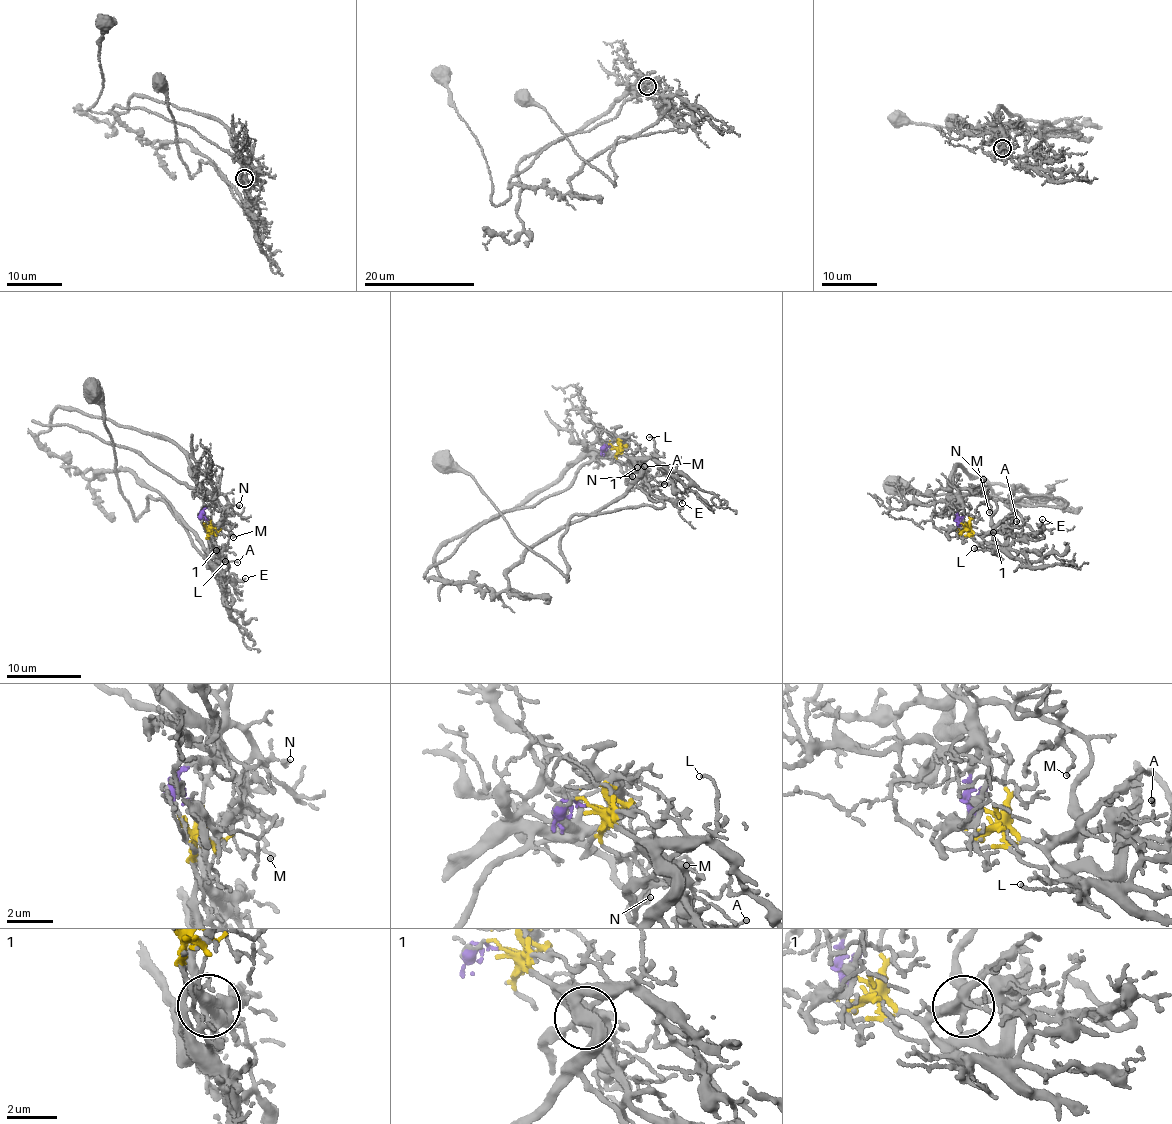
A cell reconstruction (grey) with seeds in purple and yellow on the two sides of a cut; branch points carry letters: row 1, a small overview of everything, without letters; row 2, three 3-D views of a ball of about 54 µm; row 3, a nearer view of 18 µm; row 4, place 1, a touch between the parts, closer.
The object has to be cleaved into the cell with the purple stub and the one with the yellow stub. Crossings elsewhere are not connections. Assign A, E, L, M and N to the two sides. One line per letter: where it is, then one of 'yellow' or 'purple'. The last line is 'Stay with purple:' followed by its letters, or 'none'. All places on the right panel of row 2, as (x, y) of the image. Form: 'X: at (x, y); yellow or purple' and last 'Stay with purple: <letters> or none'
A: at (1016, 521); yellow
E: at (1042, 519); yellow
L: at (974, 548); yellow
M: at (989, 512); purple
N: at (983, 479); purple
Stay with purple: M, N

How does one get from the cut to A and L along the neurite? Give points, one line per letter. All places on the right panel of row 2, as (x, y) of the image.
A: (961, 523), (980, 535), (1016, 525), (1016, 521)
L: (961, 523), (992, 551), (973, 548)

